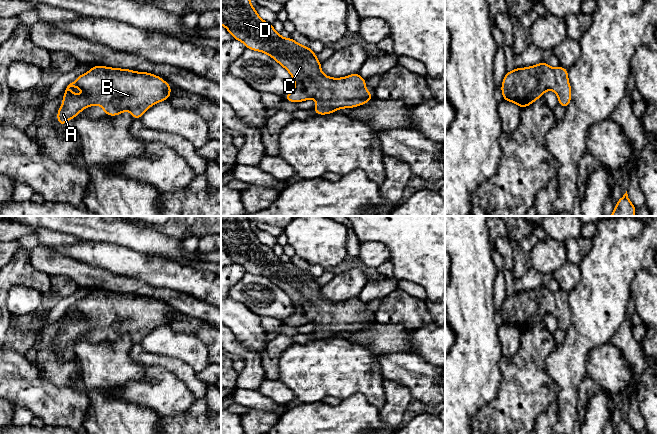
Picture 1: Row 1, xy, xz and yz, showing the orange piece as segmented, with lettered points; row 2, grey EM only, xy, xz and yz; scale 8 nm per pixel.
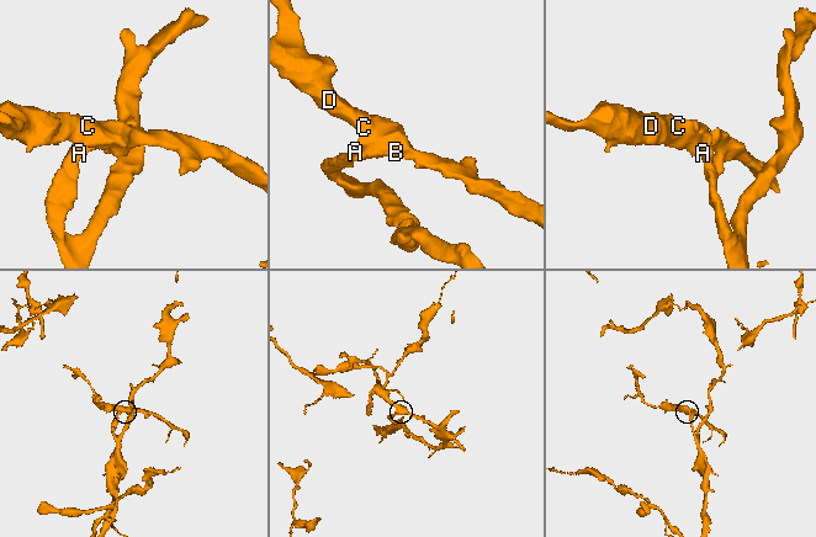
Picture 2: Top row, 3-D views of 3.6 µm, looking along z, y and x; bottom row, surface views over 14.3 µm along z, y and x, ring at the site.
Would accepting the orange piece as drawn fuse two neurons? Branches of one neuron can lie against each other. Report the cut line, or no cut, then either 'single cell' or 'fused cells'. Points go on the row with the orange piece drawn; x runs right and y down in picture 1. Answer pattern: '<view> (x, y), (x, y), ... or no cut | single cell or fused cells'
no cut | single cell

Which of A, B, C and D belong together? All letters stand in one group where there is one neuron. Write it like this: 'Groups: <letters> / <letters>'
Groups: A B C D

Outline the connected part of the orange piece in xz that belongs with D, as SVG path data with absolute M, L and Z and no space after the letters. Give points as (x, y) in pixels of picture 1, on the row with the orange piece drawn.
M221 0L221 24L247 49L269 55L290 73L295 87L284 97L289 102L318 100L312 110L325 115L374 98L359 73L343 78L324 75L316 54L292 38L282 38L272 24L260 18L250 0Z

